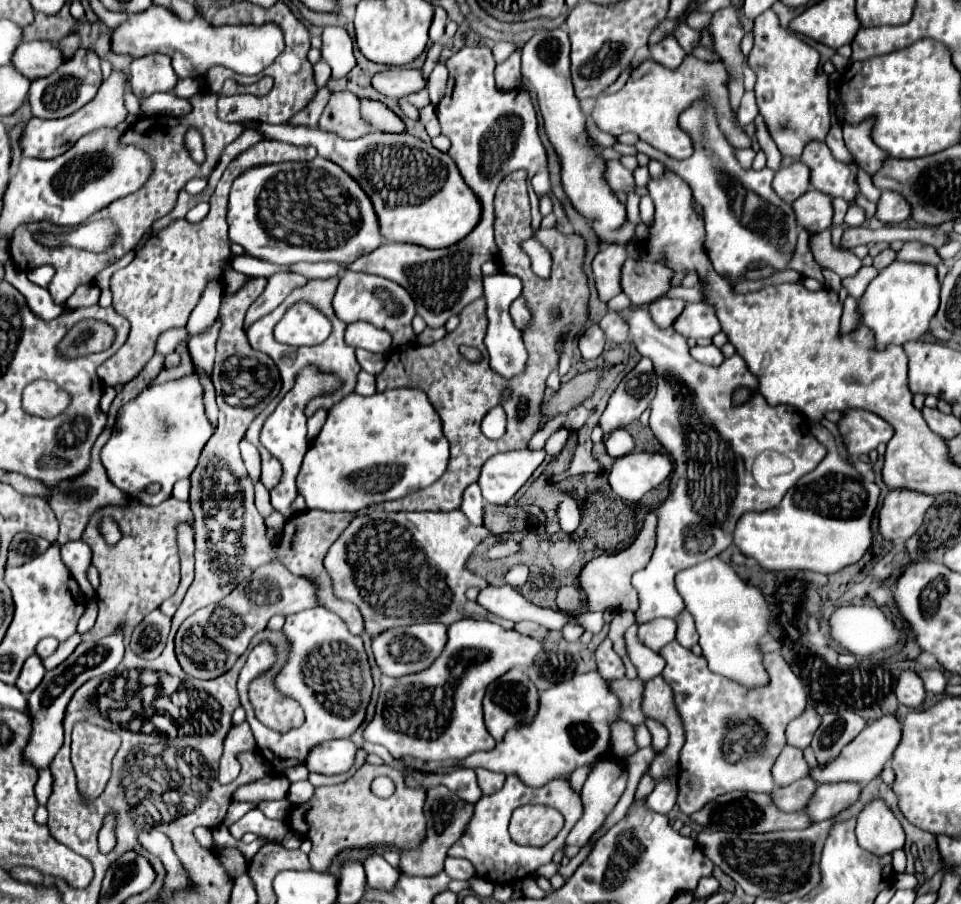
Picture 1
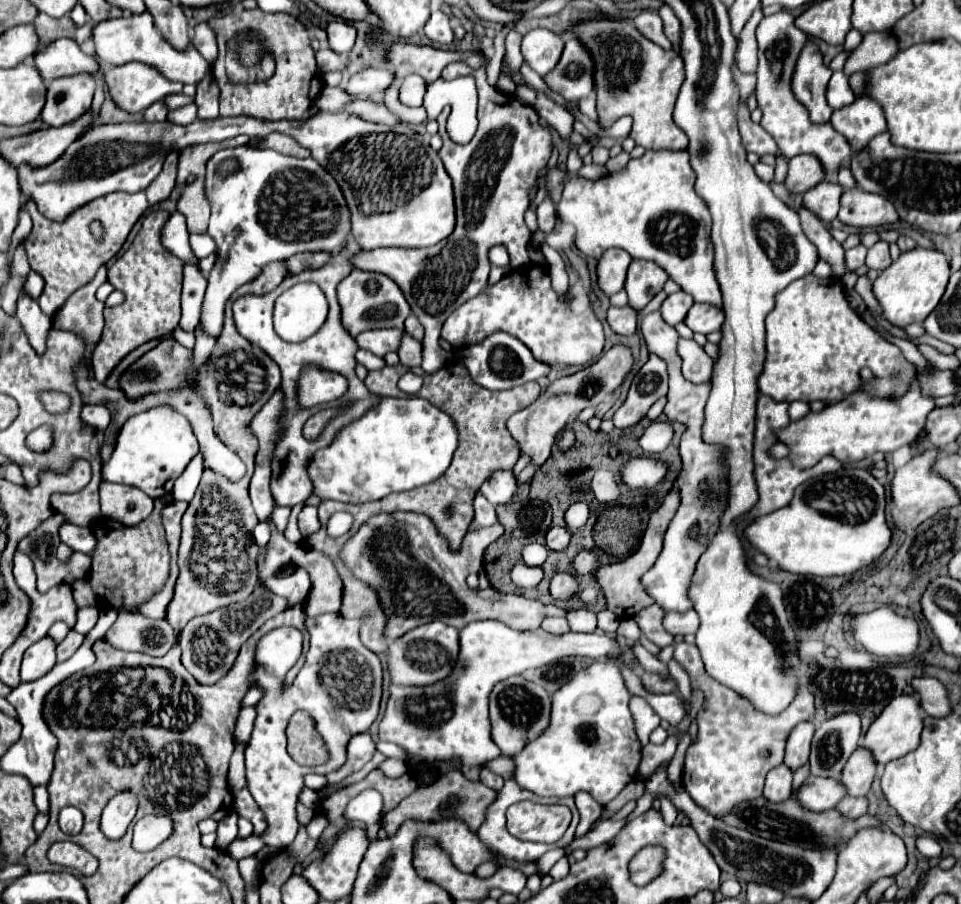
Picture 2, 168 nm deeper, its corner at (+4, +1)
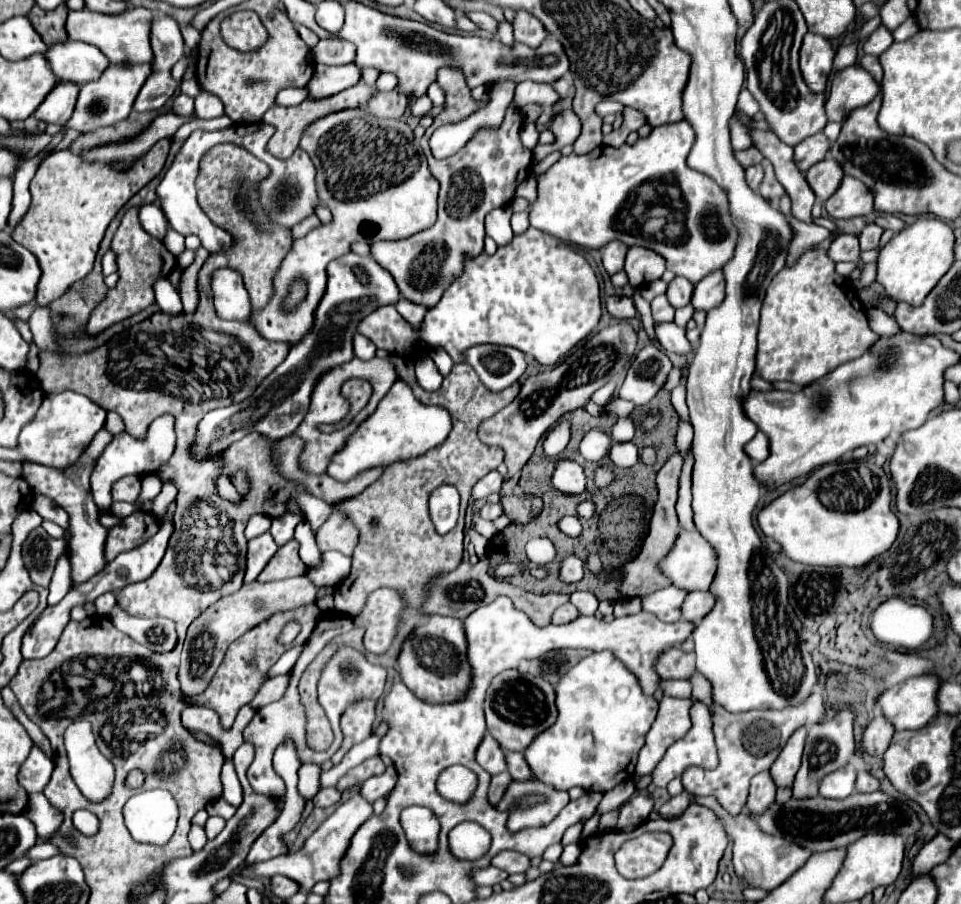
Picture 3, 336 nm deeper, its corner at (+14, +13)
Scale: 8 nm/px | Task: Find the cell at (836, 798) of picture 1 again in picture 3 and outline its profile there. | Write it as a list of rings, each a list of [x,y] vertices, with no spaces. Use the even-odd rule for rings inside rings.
[[[876,716],[874,720],[870,720],[868,728],[862,732],[860,752],[868,754],[868,756],[882,756],[890,744],[892,734],[894,734],[892,724],[886,718]]]

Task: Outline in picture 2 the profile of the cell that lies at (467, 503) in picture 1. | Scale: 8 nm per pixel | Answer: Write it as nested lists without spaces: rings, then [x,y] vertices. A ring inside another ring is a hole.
[[[476,494],[474,498],[474,522],[480,526],[492,526],[498,524],[498,518],[494,514],[494,506],[486,502],[486,498],[482,494]]]

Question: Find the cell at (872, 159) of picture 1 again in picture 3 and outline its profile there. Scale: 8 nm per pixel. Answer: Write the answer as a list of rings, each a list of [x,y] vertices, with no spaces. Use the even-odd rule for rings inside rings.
[[[848,66],[832,78],[832,90],[826,100],[826,114],[842,124],[850,110],[870,104],[880,92],[880,84],[860,66]]]

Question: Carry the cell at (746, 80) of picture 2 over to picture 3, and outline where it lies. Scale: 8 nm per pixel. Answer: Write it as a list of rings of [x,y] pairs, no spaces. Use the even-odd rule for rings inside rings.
[[[742,87],[738,96],[737,108],[742,109],[748,116],[752,117],[760,111],[758,103],[746,87]]]

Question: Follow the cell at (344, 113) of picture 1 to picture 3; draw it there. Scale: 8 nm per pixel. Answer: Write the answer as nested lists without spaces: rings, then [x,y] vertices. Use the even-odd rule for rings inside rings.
[[[374,92],[366,104],[366,110],[378,118],[402,118],[406,108],[408,100],[398,92]]]

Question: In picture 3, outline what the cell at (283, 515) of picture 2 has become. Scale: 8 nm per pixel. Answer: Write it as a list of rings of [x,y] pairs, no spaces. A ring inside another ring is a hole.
[[[266,532],[254,540],[248,542],[248,566],[246,566],[246,576],[244,582],[252,582],[258,578],[258,574],[264,570],[264,566],[268,564],[268,560],[274,556],[274,552],[278,550],[278,544],[274,542],[274,538]]]

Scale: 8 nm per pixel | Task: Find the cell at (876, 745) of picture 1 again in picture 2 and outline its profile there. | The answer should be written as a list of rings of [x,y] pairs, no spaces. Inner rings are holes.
[[[896,696],[884,708],[884,712],[872,722],[872,726],[868,728],[868,732],[862,740],[862,746],[868,746],[872,750],[872,754],[876,754],[876,762],[880,762],[880,764],[900,758],[900,756],[918,748],[920,734],[924,728],[924,716],[926,714],[920,708],[920,700],[916,696]]]

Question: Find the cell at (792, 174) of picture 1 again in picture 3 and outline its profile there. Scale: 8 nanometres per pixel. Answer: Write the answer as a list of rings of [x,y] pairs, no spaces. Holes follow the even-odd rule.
[[[814,134],[810,138],[806,138],[804,142],[794,146],[794,162],[798,166],[798,170],[806,172],[810,166],[814,166],[816,162],[820,162],[826,152],[830,148],[830,142],[826,140],[824,134]]]

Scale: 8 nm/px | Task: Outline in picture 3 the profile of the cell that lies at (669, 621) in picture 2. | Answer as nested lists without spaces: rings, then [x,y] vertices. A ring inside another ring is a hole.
[[[690,592],[684,598],[684,602],[680,606],[680,612],[682,612],[684,620],[698,622],[710,612],[712,606],[714,606],[714,596],[710,592]]]

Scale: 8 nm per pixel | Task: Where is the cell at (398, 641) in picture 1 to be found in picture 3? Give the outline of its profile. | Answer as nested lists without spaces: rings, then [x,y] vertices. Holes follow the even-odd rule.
[[[430,616],[404,640],[398,654],[400,680],[426,702],[454,702],[470,686],[470,664],[466,660],[466,636],[462,620]]]

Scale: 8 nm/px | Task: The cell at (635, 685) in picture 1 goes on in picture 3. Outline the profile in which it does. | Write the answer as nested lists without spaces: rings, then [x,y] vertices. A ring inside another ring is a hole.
[[[678,648],[666,650],[658,662],[654,662],[654,670],[658,670],[658,676],[662,680],[672,680],[672,678],[690,678],[694,672],[694,652],[684,654]]]

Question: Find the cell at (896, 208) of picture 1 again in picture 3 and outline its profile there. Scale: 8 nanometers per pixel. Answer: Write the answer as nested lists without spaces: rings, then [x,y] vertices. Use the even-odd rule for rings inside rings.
[[[844,176],[836,194],[826,200],[824,208],[832,218],[854,218],[874,212],[874,196],[856,178]]]

